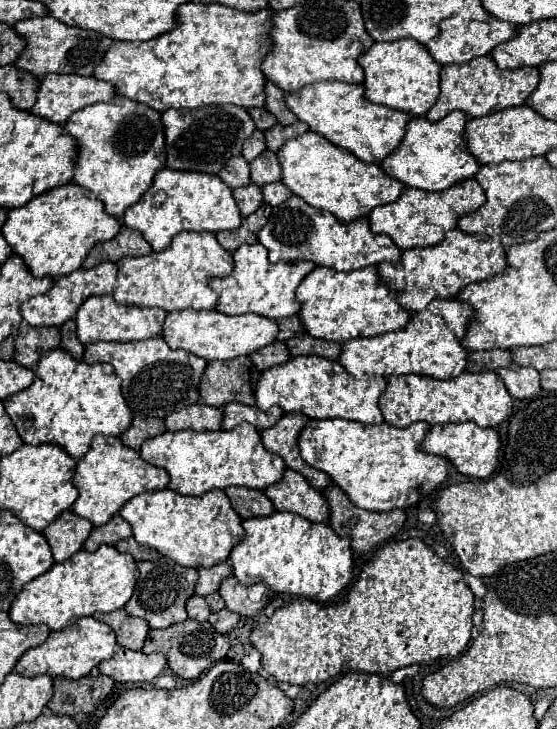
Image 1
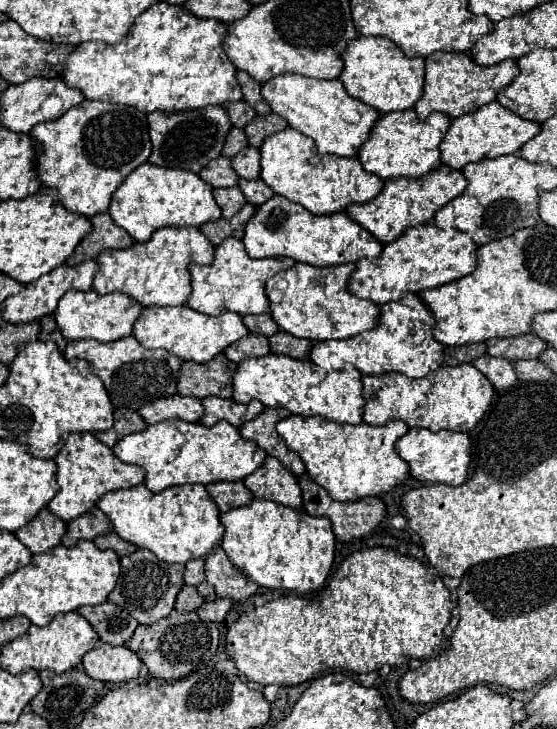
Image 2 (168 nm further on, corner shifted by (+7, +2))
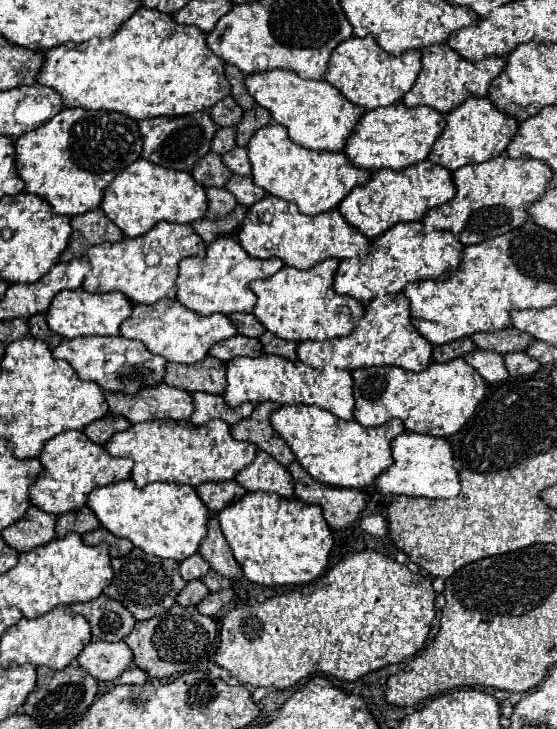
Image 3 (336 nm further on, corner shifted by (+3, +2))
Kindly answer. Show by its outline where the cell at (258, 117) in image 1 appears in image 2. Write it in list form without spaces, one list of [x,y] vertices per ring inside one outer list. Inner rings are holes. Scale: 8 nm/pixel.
[[[236,101],[236,103],[228,103],[224,105],[230,121],[234,127],[244,127],[248,125],[248,121],[252,121],[252,117],[256,117],[256,111],[246,103],[246,101]]]

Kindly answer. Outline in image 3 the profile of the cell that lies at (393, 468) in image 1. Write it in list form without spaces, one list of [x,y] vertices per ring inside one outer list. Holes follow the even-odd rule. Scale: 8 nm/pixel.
[[[282,405],[270,415],[274,431],[288,443],[296,461],[320,483],[334,487],[362,489],[376,481],[376,477],[392,465],[390,437],[404,431],[400,419],[392,419],[380,427],[364,427],[356,421],[342,421],[330,411],[308,405]]]

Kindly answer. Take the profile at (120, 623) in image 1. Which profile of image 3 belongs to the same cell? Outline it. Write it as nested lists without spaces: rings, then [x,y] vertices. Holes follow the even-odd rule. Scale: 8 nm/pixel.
[[[104,593],[90,603],[72,603],[70,609],[86,617],[92,637],[100,641],[122,641],[136,623],[134,615],[122,603],[106,597]]]

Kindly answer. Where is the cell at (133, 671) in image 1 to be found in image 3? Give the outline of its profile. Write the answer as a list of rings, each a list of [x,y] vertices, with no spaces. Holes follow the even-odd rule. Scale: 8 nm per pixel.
[[[94,639],[88,643],[88,647],[84,647],[84,651],[80,651],[78,663],[96,681],[114,681],[130,667],[132,651],[124,641],[106,643]]]

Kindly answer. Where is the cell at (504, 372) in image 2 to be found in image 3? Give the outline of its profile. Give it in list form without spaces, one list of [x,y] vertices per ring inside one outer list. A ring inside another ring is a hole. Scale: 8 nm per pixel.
[[[476,349],[474,353],[466,353],[464,361],[472,365],[488,383],[502,383],[508,379],[508,371],[504,367],[502,355],[496,351]]]

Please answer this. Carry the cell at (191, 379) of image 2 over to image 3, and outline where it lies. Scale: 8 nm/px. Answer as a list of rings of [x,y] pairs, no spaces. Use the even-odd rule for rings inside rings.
[[[206,355],[202,361],[194,365],[166,363],[164,383],[184,389],[188,393],[204,391],[204,393],[224,393],[226,389],[226,367],[220,359]]]

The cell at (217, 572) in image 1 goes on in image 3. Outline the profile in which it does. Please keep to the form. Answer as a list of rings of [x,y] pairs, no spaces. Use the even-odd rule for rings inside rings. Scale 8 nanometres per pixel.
[[[194,553],[192,557],[188,557],[188,559],[184,559],[184,561],[180,563],[180,575],[182,575],[182,579],[186,579],[186,581],[202,579],[208,571],[210,571],[210,565],[202,559],[200,553]]]

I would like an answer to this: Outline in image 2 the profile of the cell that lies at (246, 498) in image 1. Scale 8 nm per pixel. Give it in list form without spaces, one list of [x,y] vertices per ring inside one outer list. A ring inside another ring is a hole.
[[[242,481],[210,483],[206,489],[208,489],[210,497],[214,499],[214,503],[218,505],[220,513],[226,513],[236,507],[244,507],[244,505],[252,503],[252,499],[254,499],[252,491]]]

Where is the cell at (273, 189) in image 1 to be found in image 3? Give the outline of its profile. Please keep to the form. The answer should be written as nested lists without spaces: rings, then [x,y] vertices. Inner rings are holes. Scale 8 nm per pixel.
[[[232,175],[230,181],[228,181],[228,185],[224,189],[230,191],[236,197],[236,201],[240,205],[244,205],[244,207],[254,205],[256,201],[260,201],[266,195],[266,191],[260,189],[260,187],[256,187],[250,177],[242,177],[242,175]]]

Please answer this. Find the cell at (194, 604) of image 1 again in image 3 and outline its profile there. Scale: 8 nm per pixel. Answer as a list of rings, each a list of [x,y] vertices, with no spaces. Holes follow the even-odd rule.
[[[190,581],[190,583],[186,583],[186,587],[178,593],[176,603],[180,603],[182,607],[198,605],[206,595],[208,595],[208,587],[206,587],[202,581]]]

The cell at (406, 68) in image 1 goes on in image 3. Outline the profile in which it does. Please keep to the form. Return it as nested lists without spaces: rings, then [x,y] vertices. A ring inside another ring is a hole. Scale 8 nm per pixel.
[[[350,37],[348,41],[340,43],[336,51],[332,51],[328,71],[324,79],[332,83],[350,103],[362,107],[362,109],[376,109],[376,107],[388,107],[404,97],[404,93],[414,85],[422,63],[420,51],[408,51],[402,55],[390,55],[386,53],[374,37]]]

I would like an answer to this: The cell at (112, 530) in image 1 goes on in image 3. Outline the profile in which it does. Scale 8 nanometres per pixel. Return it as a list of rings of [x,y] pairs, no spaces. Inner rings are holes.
[[[82,507],[78,511],[68,511],[64,515],[58,515],[58,521],[56,521],[56,537],[64,537],[70,531],[82,535],[82,533],[94,531],[98,527],[100,527],[100,521],[92,513],[92,509]]]

